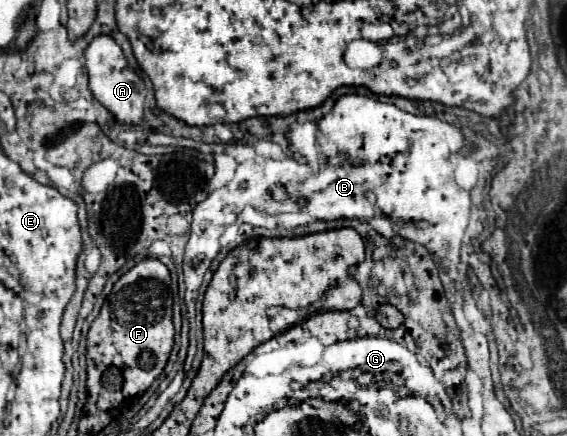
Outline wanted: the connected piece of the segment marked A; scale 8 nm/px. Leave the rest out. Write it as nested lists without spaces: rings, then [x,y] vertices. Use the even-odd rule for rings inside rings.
[[[99,34],[85,50],[85,66],[89,70],[89,88],[93,96],[123,124],[139,124],[145,106],[145,86],[141,76],[131,70],[121,46],[107,34]]]

